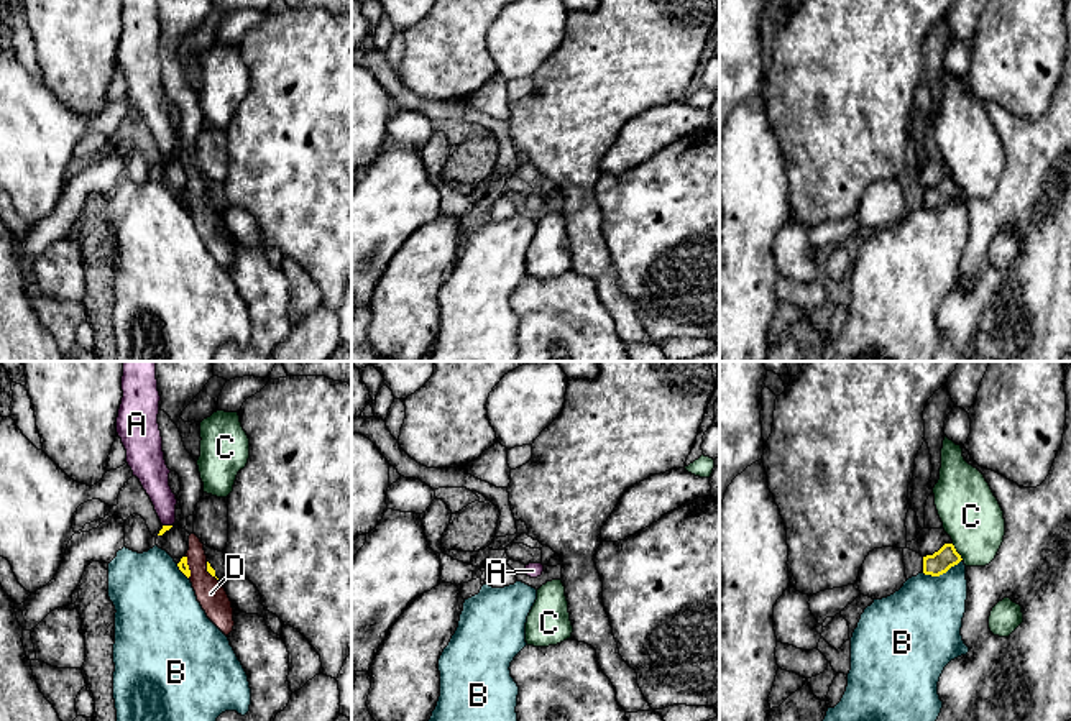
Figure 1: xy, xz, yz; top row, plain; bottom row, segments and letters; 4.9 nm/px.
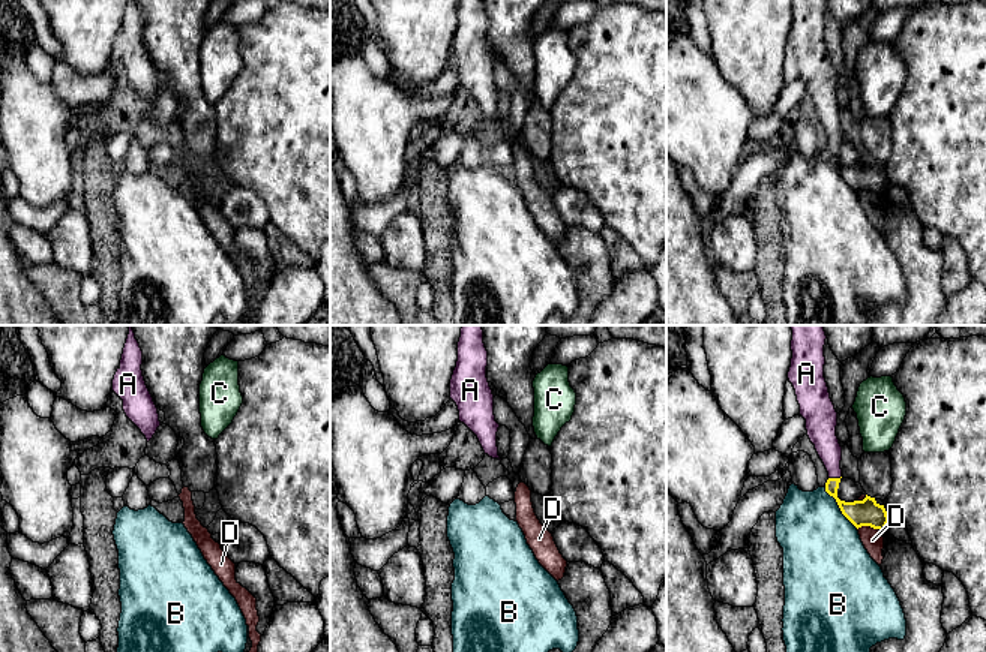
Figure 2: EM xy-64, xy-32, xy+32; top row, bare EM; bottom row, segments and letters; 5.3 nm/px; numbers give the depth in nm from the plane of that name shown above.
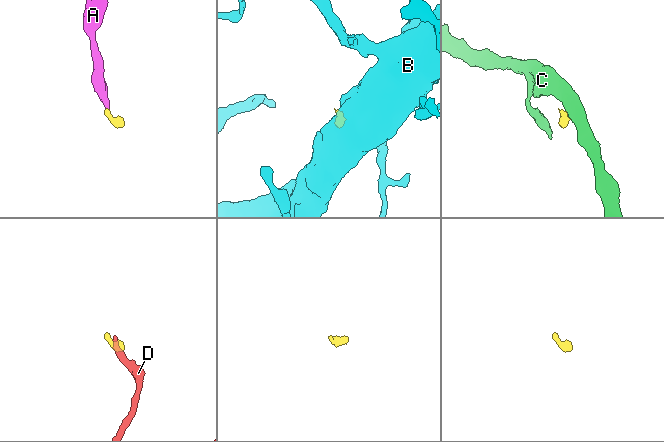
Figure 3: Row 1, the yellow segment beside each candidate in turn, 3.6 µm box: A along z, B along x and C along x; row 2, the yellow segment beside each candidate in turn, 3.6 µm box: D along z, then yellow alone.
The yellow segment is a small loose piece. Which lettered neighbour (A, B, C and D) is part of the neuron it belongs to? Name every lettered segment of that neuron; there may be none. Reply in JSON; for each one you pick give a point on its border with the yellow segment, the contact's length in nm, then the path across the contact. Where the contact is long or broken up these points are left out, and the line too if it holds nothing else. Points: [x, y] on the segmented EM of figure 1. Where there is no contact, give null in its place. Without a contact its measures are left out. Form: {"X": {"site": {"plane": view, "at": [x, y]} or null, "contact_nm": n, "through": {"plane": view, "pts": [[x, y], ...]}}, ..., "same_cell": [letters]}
{"A": {"site": {"plane": "xy", "at": [168, 526]}, "contact_nm": 50, "through": {"plane": "xy", "pts": [[165, 528], [168, 526], [165, 501], [155, 477]]}}, "same_cell": ["A"]}

